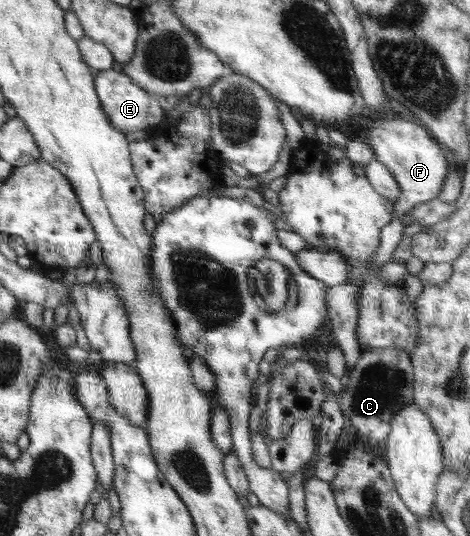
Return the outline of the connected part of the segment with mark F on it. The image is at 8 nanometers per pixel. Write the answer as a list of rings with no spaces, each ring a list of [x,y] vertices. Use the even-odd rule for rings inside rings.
[[[376,115],[371,117],[373,120],[368,124],[368,132],[366,132],[368,144],[372,146],[371,150],[374,150],[374,159],[390,169],[400,192],[396,203],[393,204],[391,221],[382,227],[380,245],[369,261],[371,269],[376,270],[391,262],[392,254],[404,236],[402,216],[417,204],[436,199],[440,194],[448,174],[445,158],[448,155],[442,154],[439,144],[433,140],[425,127],[422,128],[414,122],[408,122],[400,116],[392,118],[392,116]]]

